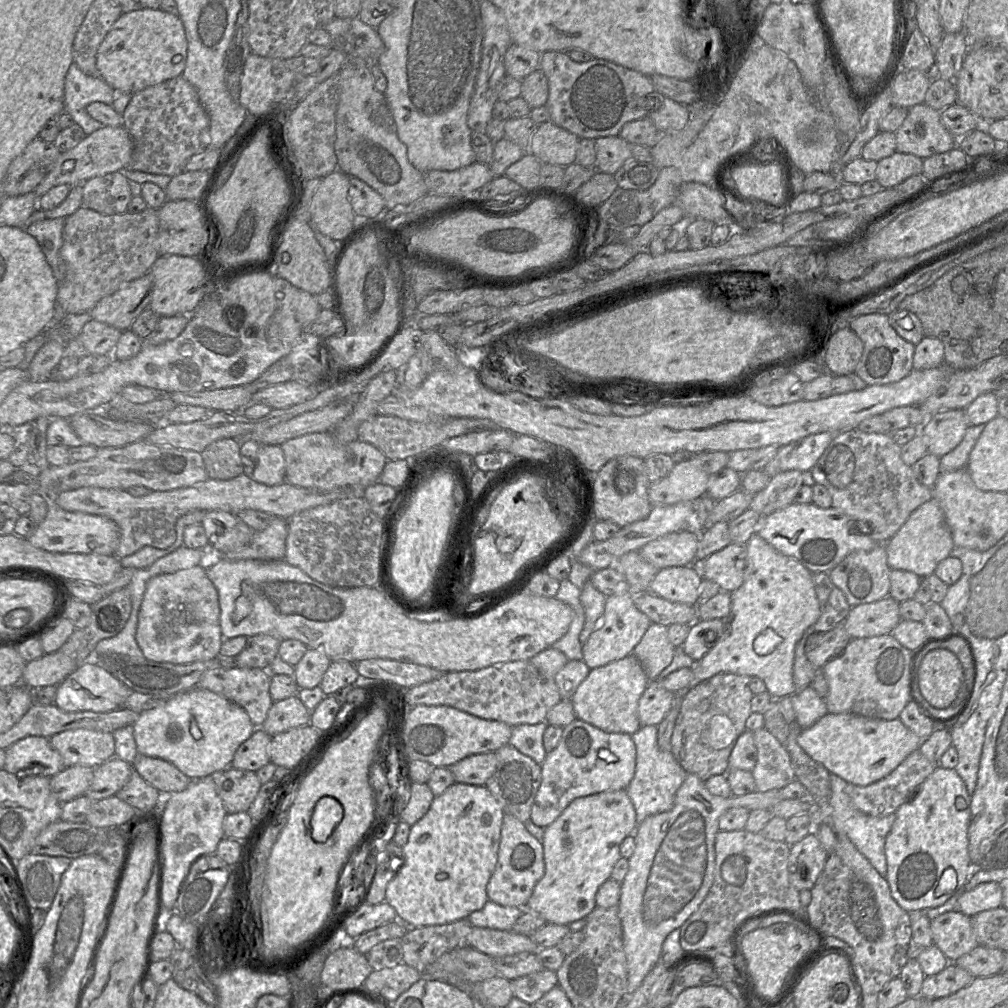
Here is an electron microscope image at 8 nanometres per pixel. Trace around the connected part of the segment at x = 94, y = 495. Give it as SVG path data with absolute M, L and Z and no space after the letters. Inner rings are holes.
M243 473L230 480L209 478L190 487L153 491L141 497L133 497L126 490L82 487L60 493L55 501L63 510L104 516L114 521L120 533L119 545L114 556L121 559L146 546L157 549L170 547L176 540L177 519L192 510L219 510L237 514L242 510L252 509L290 519L305 509L330 504L338 499L364 497L365 488L362 485L346 485L325 491L292 485L287 481L267 486Z

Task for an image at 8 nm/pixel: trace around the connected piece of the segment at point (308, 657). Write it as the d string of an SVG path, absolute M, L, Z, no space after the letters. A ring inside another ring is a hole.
M308 648L295 666L294 679L298 688L311 689L319 686L331 662L324 652Z

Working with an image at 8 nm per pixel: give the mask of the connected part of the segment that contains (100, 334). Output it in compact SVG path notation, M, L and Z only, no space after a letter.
M91 319L76 338L82 342L89 354L106 355L113 354L121 334L119 329Z

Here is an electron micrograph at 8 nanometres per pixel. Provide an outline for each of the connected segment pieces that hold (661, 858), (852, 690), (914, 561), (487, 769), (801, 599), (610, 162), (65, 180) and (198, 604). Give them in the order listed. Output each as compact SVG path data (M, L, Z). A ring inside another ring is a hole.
M686 774L673 807L648 816L637 825L633 833L635 849L628 859L629 869L621 882L618 903L627 965L627 994L639 988L658 962L668 934L679 929L707 896L714 881L714 845L721 815L732 808L771 809L782 800L778 789L722 798L712 795L696 775Z
M892 635L851 639L841 652L830 659L822 672L828 683L828 693L824 697L828 713L852 713L867 718L894 720L911 700L912 661L914 652L902 646Z
M933 498L915 509L885 546L890 569L911 571L921 578L933 574L938 563L950 556L955 547L944 512Z
M495 752L470 755L449 768L455 782L469 785L485 785L497 767Z
M756 532L745 547L745 578L742 585L730 593L731 611L726 618L724 636L700 660L694 661L689 685L674 693L670 710L657 725L657 743L663 751L671 751L671 737L684 695L718 673L757 676L764 681L772 700L791 696L797 691L793 681L795 646L804 631L820 616L813 573L795 558L778 552Z
M618 135L600 137L594 142L597 171L614 175L628 159L632 158L631 144Z
M104 126L87 135L76 147L61 153L50 172L34 190L37 198L59 185L75 186L128 166L133 152L133 141L124 126Z
M202 566L151 578L138 613L136 642L144 657L175 665L218 658L223 637L218 592Z

